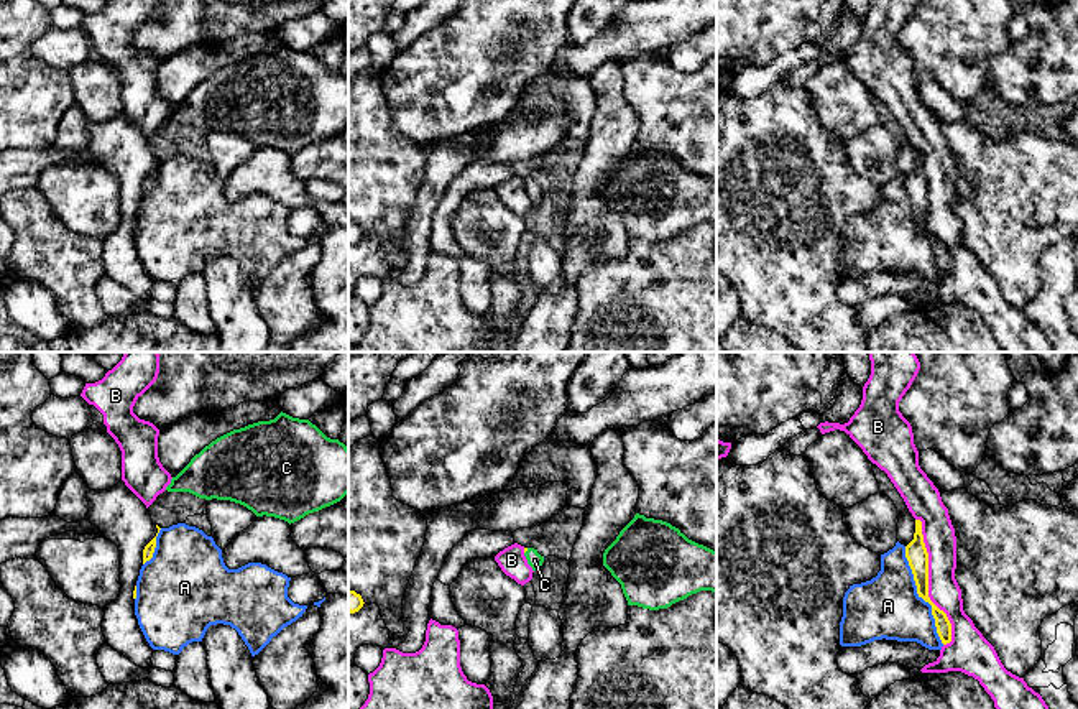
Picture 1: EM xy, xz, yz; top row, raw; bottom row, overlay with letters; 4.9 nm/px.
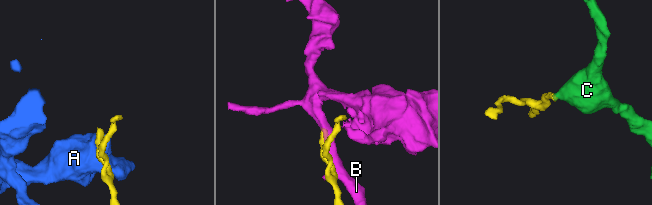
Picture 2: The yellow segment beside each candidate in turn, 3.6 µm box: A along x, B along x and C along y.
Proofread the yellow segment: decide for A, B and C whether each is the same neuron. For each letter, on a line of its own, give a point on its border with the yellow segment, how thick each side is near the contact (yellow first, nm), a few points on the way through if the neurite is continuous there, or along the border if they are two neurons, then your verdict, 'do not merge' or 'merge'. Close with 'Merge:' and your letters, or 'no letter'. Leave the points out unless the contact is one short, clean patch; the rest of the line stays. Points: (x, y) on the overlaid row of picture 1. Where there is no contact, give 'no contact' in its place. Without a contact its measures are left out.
A: yz (921, 596) | 110/320 nm | do not merge
B: yz (927, 581) | 110/160 nm | do not merge
C: xz (526, 550) | 20/80 nm | across xz (525, 548), (526, 550), (534, 560) | merge
Merge: C

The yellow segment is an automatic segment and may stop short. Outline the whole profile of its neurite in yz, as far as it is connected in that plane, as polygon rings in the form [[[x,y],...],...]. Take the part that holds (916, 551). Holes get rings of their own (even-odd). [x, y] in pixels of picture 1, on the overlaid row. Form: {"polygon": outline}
{"polygon": [[[915,520],[914,540],[905,546],[905,558],[914,574],[917,594],[932,605],[937,633],[943,645],[951,642],[951,623],[943,610],[940,610],[928,597],[928,553],[924,543],[922,521]]]}

